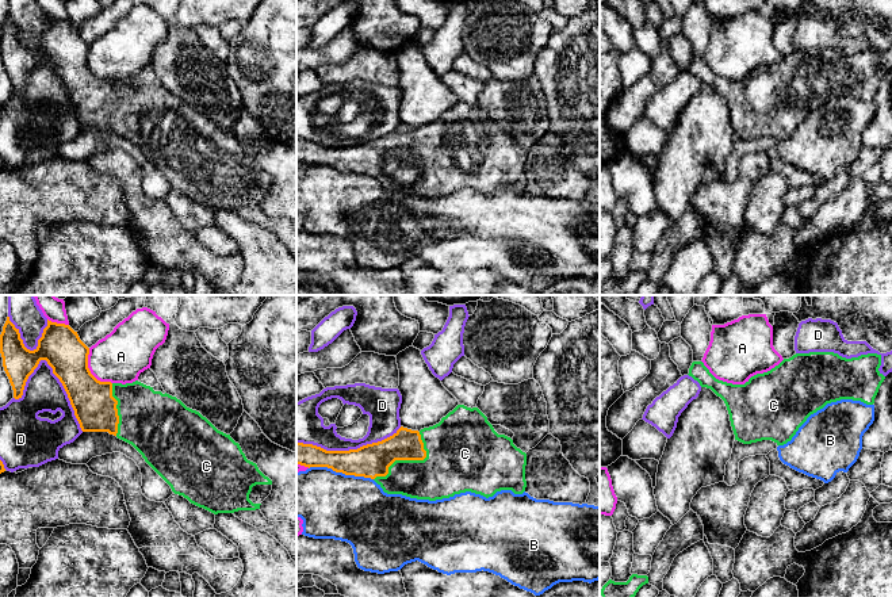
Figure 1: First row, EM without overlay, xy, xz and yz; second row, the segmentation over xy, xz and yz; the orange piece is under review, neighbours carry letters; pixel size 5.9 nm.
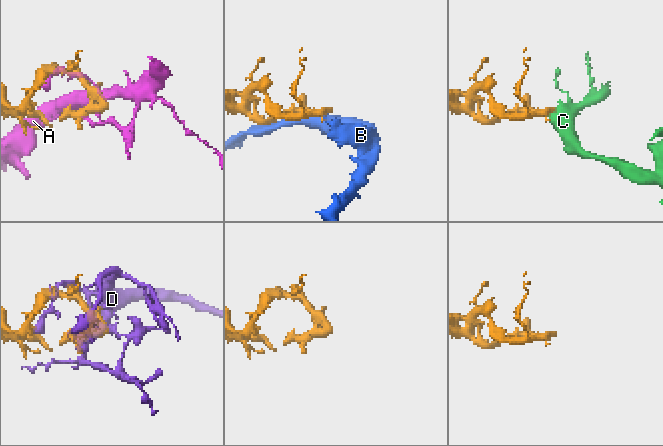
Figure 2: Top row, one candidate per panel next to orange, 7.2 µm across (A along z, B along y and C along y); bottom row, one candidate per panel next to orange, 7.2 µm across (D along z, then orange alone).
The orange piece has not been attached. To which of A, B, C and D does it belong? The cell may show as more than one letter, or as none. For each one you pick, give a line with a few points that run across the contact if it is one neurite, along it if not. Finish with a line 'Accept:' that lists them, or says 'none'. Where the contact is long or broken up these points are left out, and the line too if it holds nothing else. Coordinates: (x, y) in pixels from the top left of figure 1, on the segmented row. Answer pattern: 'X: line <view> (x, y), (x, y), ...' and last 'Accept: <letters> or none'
Accept: C

